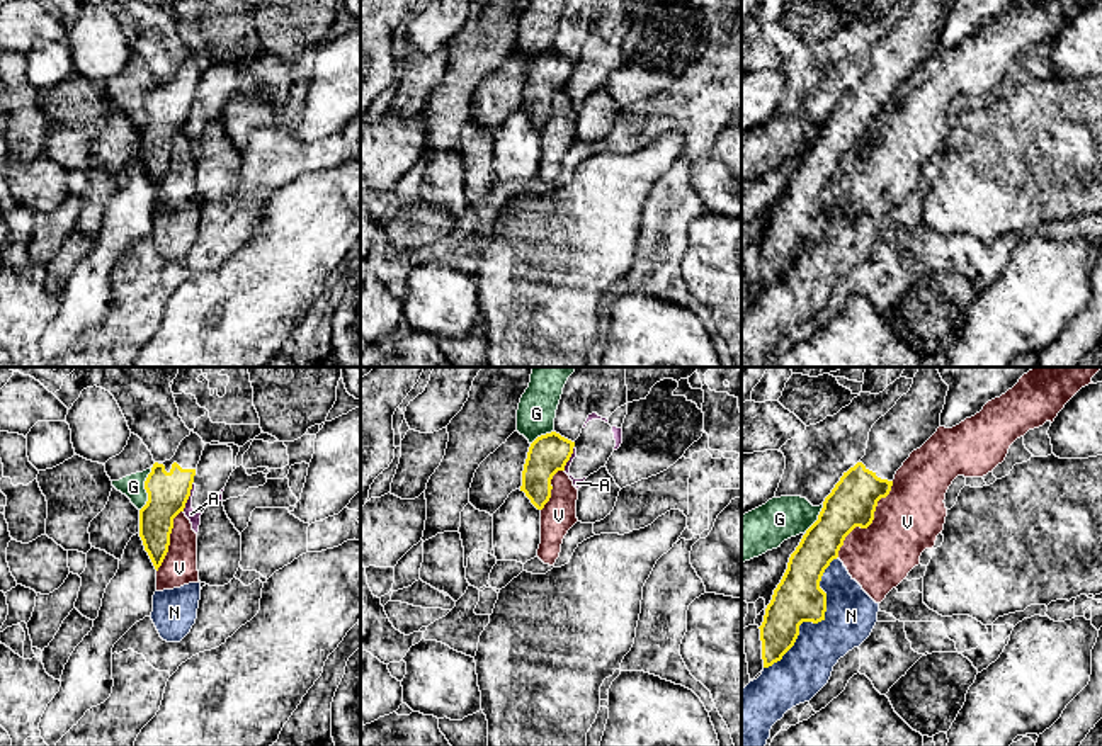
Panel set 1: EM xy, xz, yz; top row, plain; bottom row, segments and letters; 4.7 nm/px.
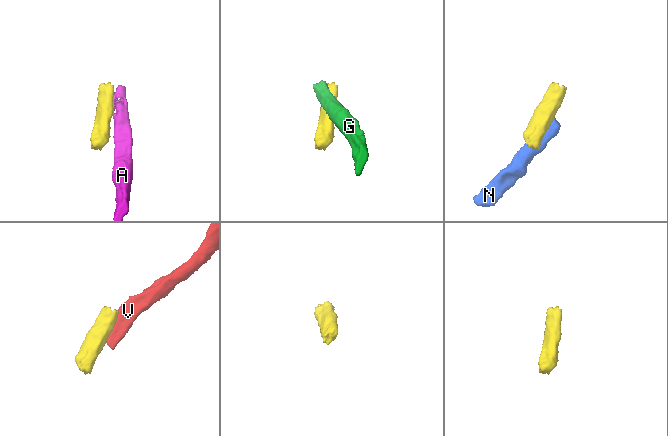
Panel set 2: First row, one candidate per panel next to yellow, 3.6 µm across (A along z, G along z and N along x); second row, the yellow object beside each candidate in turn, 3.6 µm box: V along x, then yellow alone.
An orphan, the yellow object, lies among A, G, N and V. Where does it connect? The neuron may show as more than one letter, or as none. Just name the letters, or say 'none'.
none

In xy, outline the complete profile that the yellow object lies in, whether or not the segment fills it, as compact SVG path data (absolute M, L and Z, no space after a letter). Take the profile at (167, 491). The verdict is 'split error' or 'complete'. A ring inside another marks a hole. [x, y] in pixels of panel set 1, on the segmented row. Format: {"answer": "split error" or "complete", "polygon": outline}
{"answer": "split error", "polygon": "M190 432L170 461L153 464L145 481L148 501L139 510L139 537L156 571L168 552L173 518L184 511L190 496L204 445Z"}

